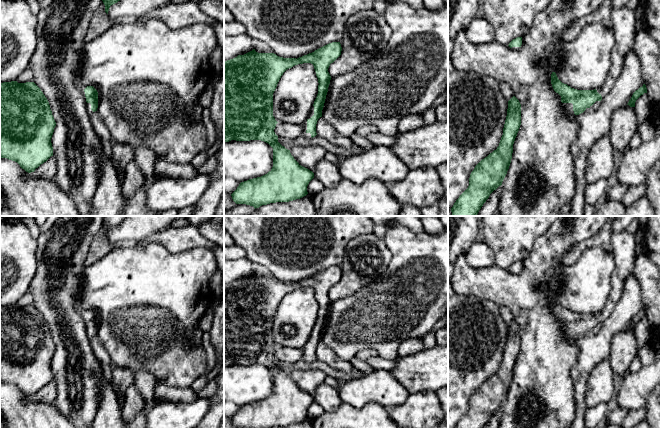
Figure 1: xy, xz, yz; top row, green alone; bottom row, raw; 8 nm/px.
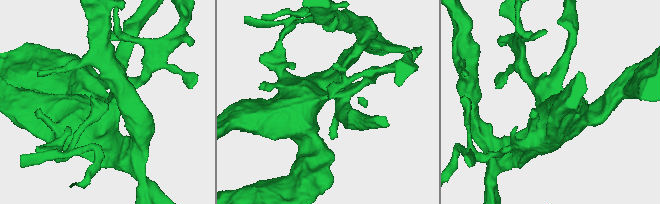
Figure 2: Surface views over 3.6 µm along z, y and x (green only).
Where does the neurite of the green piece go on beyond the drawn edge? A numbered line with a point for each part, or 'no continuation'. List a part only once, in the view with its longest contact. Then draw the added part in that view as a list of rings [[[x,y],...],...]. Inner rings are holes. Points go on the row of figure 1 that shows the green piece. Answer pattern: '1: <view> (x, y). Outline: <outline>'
1: xz (304, 125). Outline: [[[307,120],[302,124],[302,127],[303,127],[303,131],[304,131],[304,136],[307,138],[307,139],[311,139],[311,134],[310,133],[307,133],[306,130],[307,130]]]

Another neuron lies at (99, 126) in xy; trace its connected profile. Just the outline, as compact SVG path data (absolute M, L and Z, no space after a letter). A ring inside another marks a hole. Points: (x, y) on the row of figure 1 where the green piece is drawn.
M95 111L90 115L90 119L92 122L92 125L99 136L100 140L102 141L104 153L108 158L112 158L112 142L110 138L110 133L102 121L102 119L99 117L98 112Z

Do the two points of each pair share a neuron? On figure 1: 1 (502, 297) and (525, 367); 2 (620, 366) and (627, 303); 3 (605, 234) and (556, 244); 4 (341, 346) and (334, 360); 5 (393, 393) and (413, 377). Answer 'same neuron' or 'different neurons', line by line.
1: same neuron
2: different neurons
3: different neurons
4: different neurons
5: different neurons

